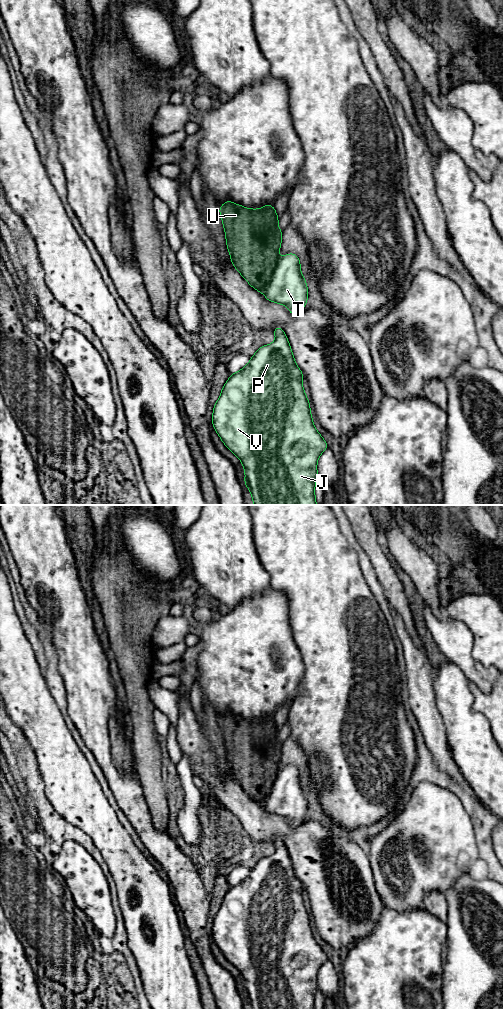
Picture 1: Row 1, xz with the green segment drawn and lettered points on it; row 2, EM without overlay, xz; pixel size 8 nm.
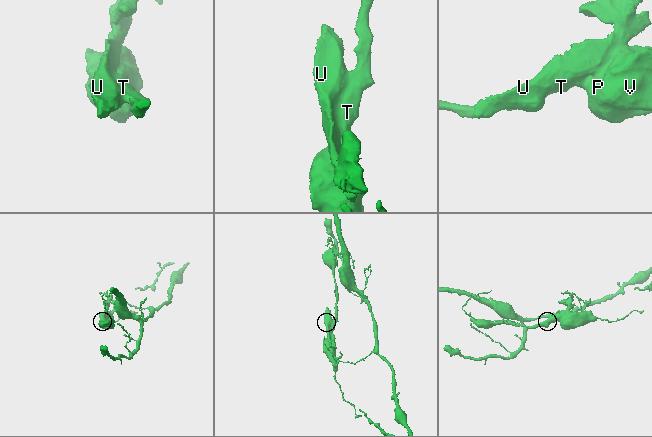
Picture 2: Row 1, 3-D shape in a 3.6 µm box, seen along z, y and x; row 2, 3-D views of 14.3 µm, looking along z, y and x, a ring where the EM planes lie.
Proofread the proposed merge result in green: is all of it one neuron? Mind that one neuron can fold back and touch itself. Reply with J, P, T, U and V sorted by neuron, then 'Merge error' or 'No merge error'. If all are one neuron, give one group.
Groups: J P T V / U. Merge error

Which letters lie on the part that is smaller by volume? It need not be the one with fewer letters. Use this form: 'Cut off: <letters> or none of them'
Cut off: U

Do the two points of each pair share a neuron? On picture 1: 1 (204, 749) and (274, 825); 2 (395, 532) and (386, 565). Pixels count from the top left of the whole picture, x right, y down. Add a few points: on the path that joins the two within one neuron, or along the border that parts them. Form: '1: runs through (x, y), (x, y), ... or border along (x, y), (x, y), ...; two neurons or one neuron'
1: runs through (207, 771), (252, 816); one neuron
2: border along (381, 538), (384, 548), (390, 557); two neurons

